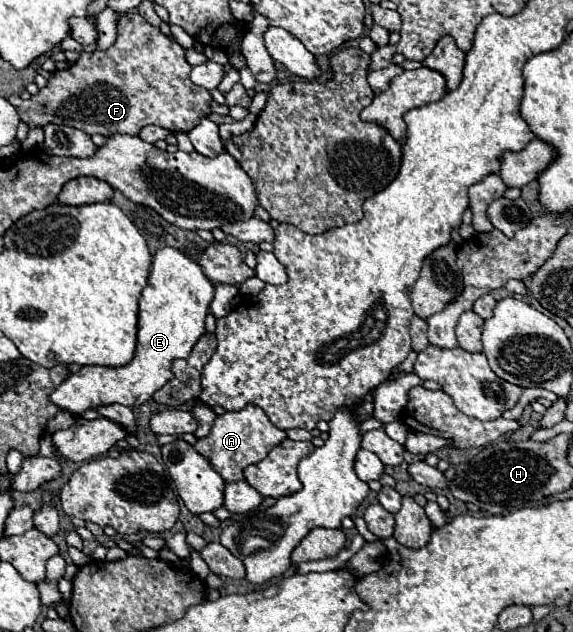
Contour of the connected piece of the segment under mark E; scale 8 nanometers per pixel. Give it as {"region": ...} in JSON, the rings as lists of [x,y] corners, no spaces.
{"region":[[[172,247],[156,251],[148,285],[144,287],[138,303],[138,345],[134,359],[122,367],[80,367],[50,393],[50,401],[76,417],[84,415],[88,409],[112,403],[140,407],[174,377],[170,371],[172,361],[186,359],[198,337],[204,335],[204,321],[212,297],[214,285],[194,259]]]}

